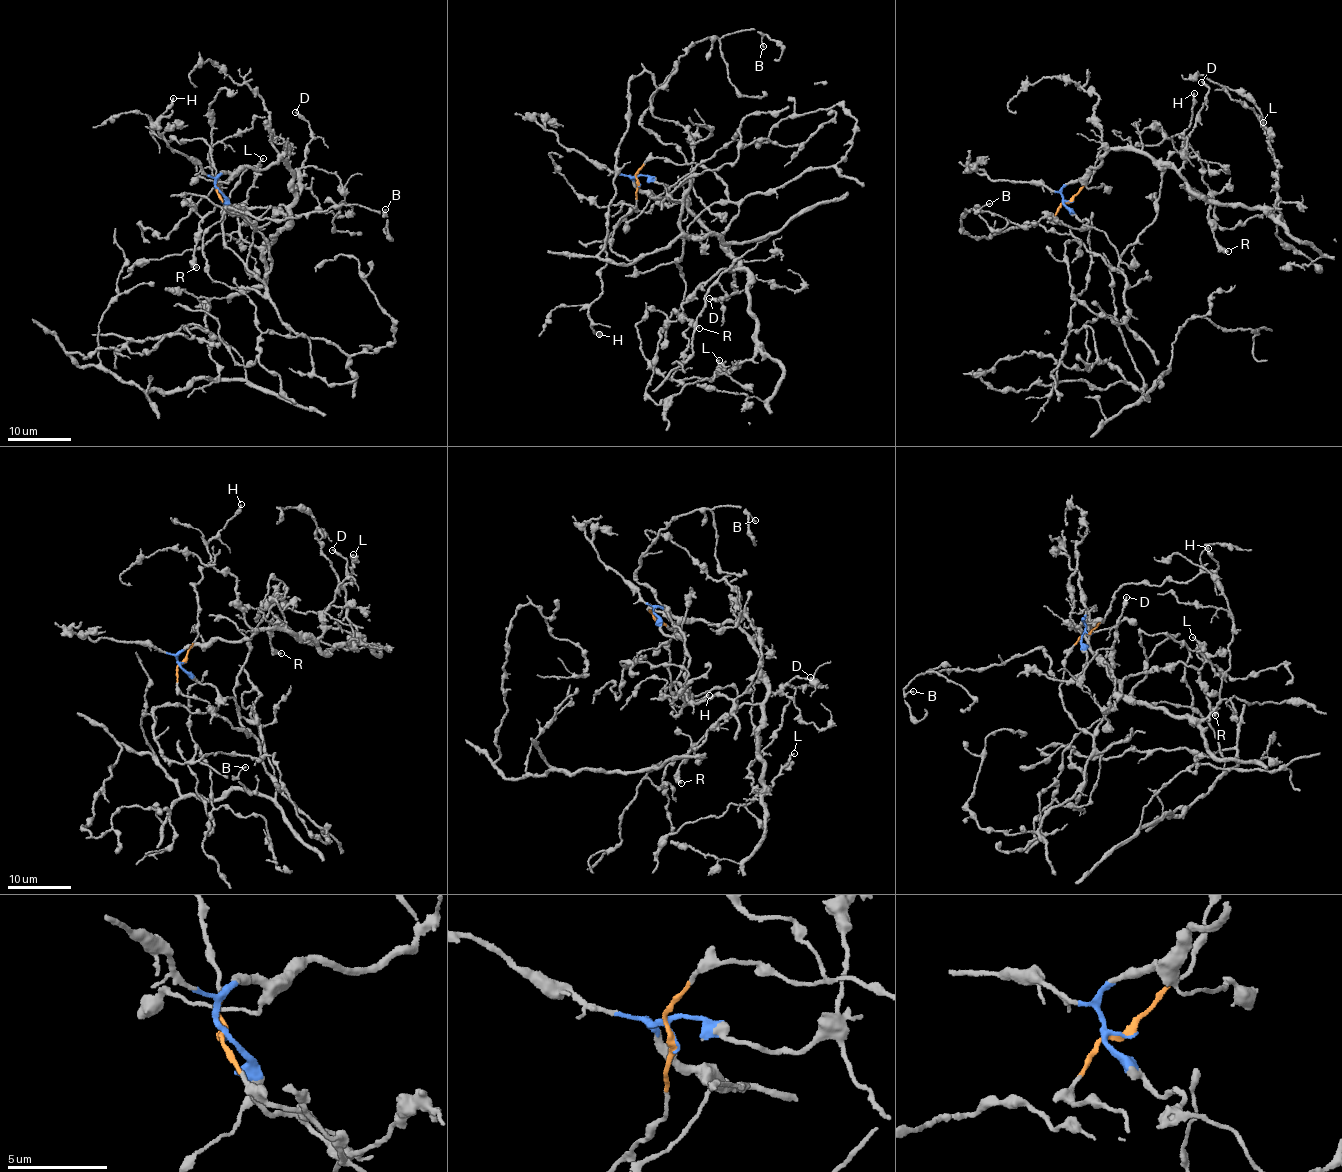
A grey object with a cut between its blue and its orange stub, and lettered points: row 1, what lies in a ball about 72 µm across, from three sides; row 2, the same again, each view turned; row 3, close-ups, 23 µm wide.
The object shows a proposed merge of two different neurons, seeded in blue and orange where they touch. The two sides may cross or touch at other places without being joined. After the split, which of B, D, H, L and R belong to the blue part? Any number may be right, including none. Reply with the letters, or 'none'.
D, L, R

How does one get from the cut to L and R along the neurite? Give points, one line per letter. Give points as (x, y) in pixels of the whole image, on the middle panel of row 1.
L: (638, 181), (631, 177), (641, 190), (685, 201), (747, 272), (754, 355), (721, 374), (727, 373), (720, 360)
R: (638, 181), (631, 177), (641, 190), (685, 201), (737, 262), (682, 304), (678, 316), (699, 328)

